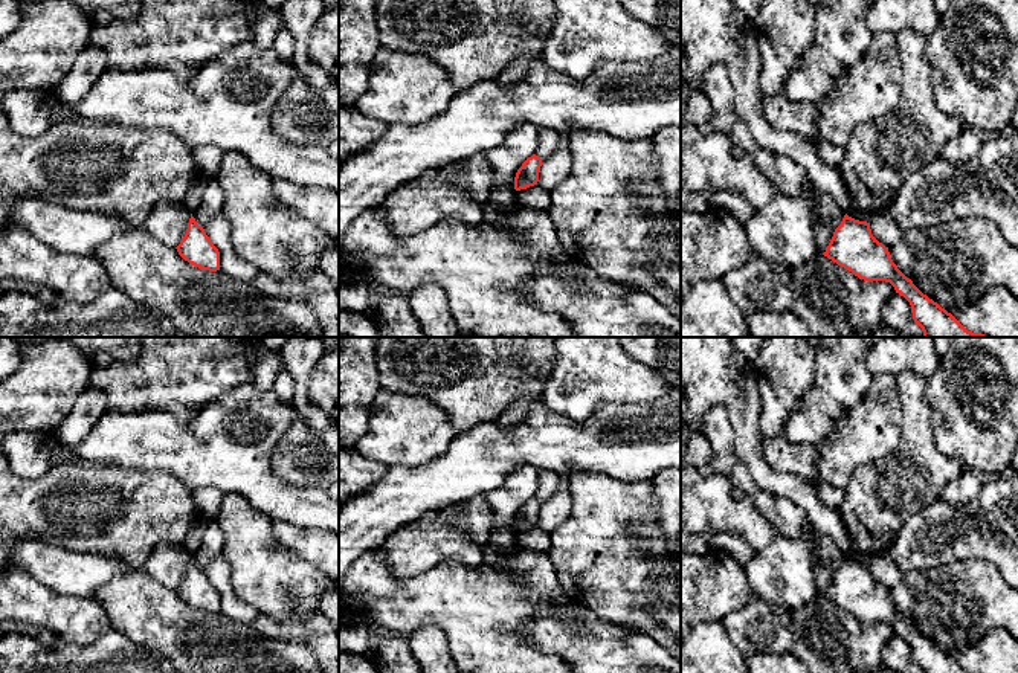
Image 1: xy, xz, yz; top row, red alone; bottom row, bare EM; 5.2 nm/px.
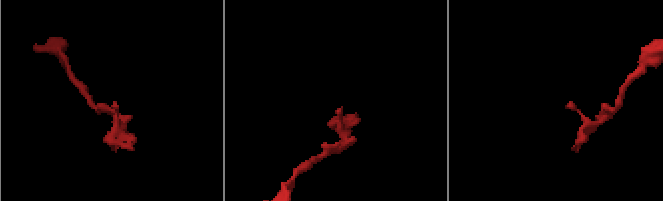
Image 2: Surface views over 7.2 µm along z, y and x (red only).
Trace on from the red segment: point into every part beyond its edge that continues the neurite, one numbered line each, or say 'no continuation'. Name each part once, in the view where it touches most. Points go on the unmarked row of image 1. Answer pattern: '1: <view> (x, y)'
no continuation

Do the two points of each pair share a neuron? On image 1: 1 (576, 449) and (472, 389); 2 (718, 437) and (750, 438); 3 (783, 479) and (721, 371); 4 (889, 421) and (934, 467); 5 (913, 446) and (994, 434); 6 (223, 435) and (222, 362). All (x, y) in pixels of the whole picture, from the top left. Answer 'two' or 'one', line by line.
1: two
2: two
3: one
4: two
5: two
6: two

